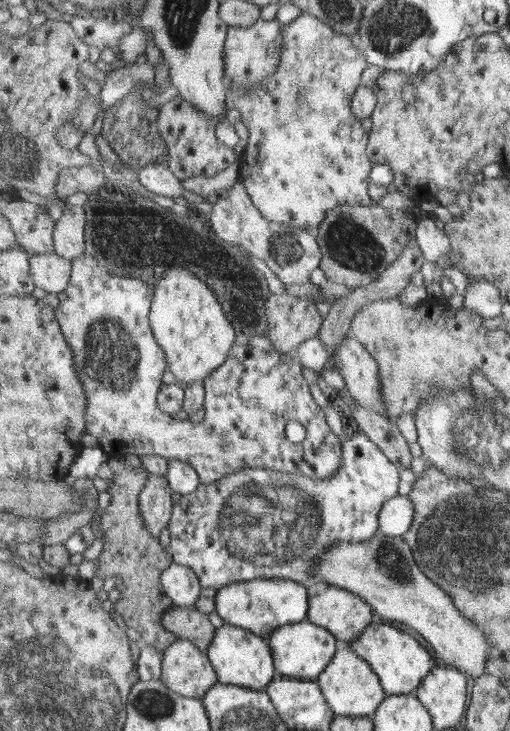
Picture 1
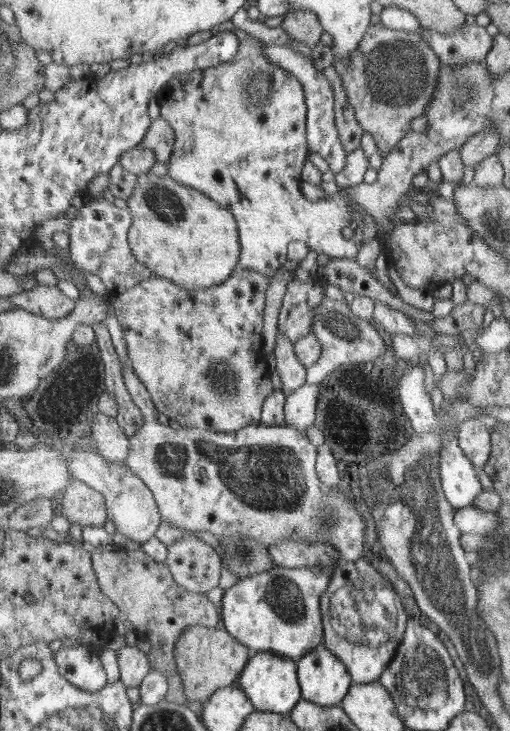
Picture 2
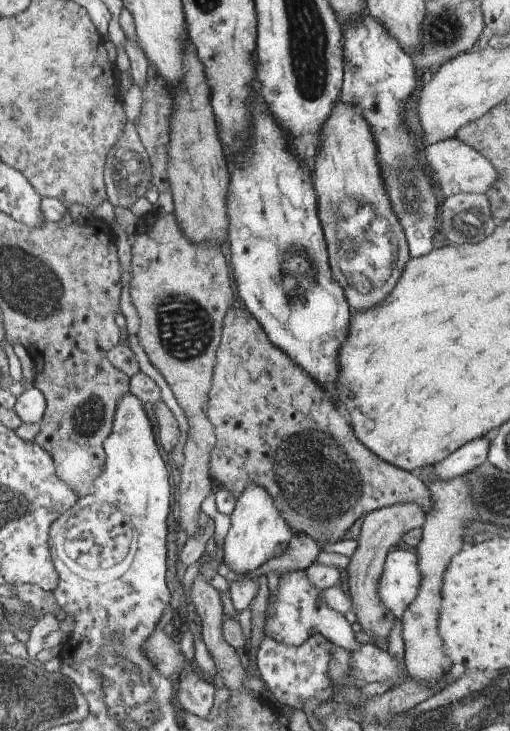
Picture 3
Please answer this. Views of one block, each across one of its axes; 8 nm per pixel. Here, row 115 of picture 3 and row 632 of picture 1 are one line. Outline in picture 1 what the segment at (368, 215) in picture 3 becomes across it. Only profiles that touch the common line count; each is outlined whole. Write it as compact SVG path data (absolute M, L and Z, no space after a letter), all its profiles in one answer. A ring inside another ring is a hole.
M314 581L308 586L310 622L327 628L341 645L350 645L376 619L373 608L363 597L345 588L337 587L325 581Z

